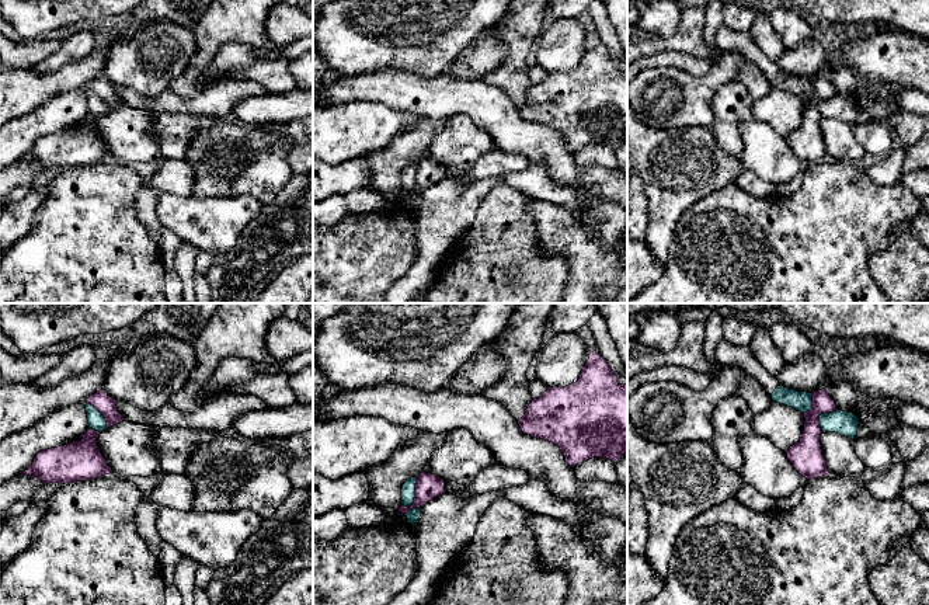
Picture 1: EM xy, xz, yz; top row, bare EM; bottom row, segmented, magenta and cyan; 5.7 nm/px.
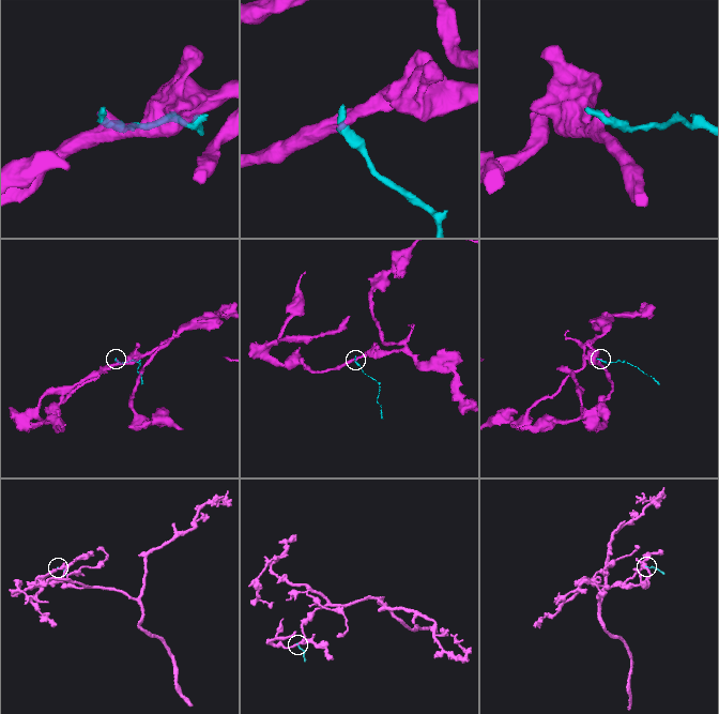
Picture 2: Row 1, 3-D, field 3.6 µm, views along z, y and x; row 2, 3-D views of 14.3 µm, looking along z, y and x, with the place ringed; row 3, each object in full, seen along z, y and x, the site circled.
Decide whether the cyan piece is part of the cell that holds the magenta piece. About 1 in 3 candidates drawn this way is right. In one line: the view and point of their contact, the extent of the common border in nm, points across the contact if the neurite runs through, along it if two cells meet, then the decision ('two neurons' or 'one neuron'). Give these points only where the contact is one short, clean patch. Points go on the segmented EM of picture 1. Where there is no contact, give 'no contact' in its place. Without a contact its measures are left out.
meets magenta in xz at (416, 496); contact 220 nm long; border along xz (417, 477), (413, 503), (404, 514); two neurons

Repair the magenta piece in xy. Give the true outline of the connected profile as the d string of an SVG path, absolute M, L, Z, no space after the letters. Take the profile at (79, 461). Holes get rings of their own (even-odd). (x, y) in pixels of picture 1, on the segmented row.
M88 430L80 441L39 452L21 474L35 476L42 483L76 483L111 473L97 438L101 431Z

